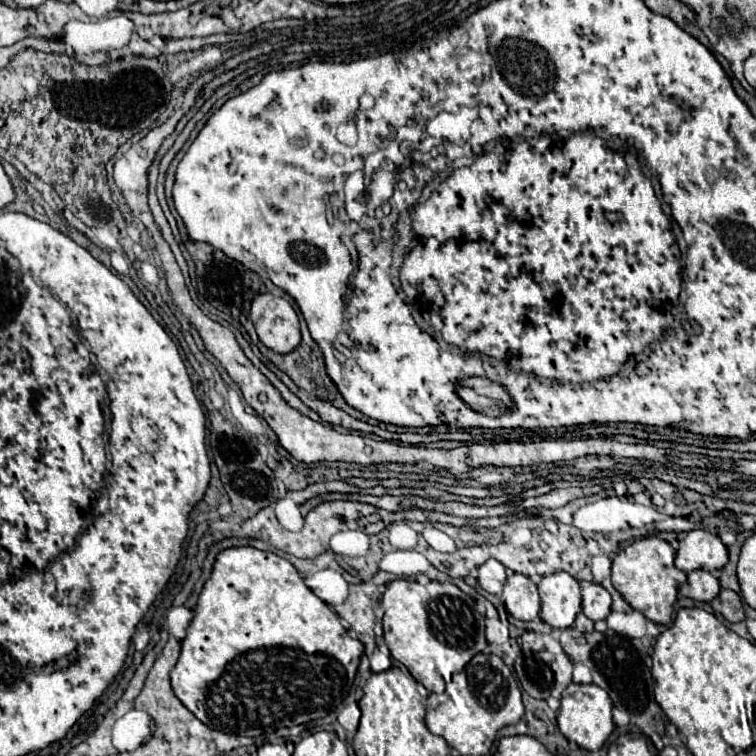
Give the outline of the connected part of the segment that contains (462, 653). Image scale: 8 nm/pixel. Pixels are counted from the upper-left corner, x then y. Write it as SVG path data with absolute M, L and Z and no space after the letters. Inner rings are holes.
M422 578L419 581L394 580L388 584L380 604L384 608L384 640L390 654L402 662L428 692L432 692L432 678L448 678L460 672L476 654L488 646L484 636L484 614L476 610L474 598L464 594L452 582L422 581Z

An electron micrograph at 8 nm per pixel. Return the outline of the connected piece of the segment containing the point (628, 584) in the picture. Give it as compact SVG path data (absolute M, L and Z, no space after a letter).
M658 536L636 540L634 544L630 544L620 554L614 556L612 564L614 588L634 610L640 610L648 620L656 624L670 624L674 604L678 598L678 588L684 582L686 582L686 572L674 566L674 548Z

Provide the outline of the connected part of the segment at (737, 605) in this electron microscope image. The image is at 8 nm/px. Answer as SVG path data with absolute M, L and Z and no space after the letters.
M722 590L720 596L712 602L714 610L720 612L728 622L742 622L746 620L742 600L734 590Z

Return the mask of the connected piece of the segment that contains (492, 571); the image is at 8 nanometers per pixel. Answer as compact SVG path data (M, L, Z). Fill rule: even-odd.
M488 560L478 568L478 582L490 594L500 594L506 582L506 568L498 560Z

